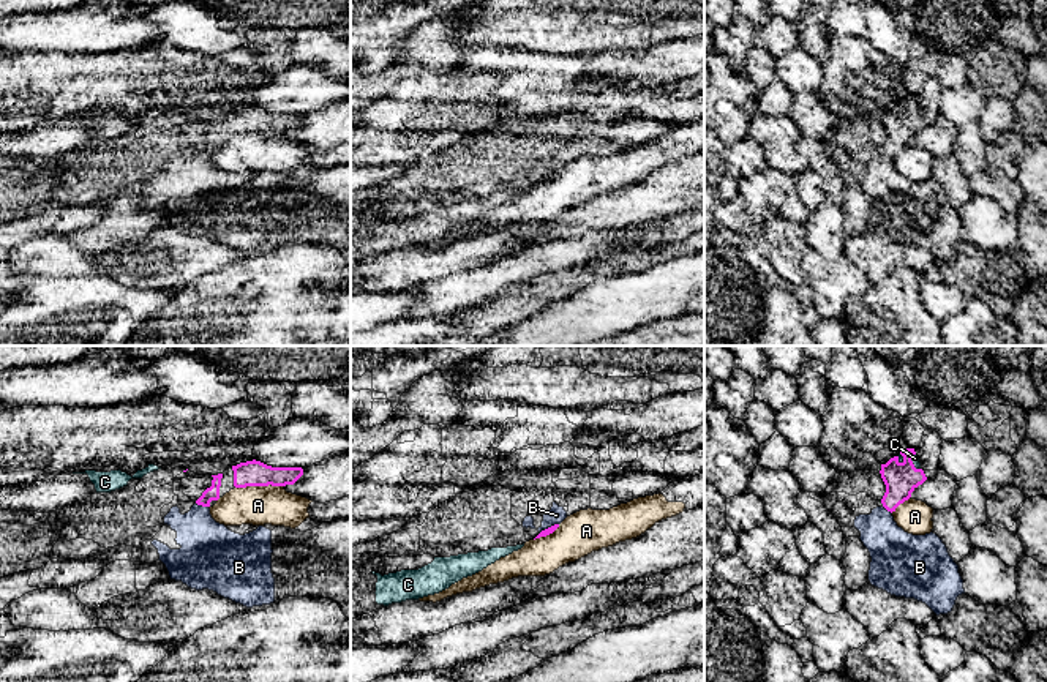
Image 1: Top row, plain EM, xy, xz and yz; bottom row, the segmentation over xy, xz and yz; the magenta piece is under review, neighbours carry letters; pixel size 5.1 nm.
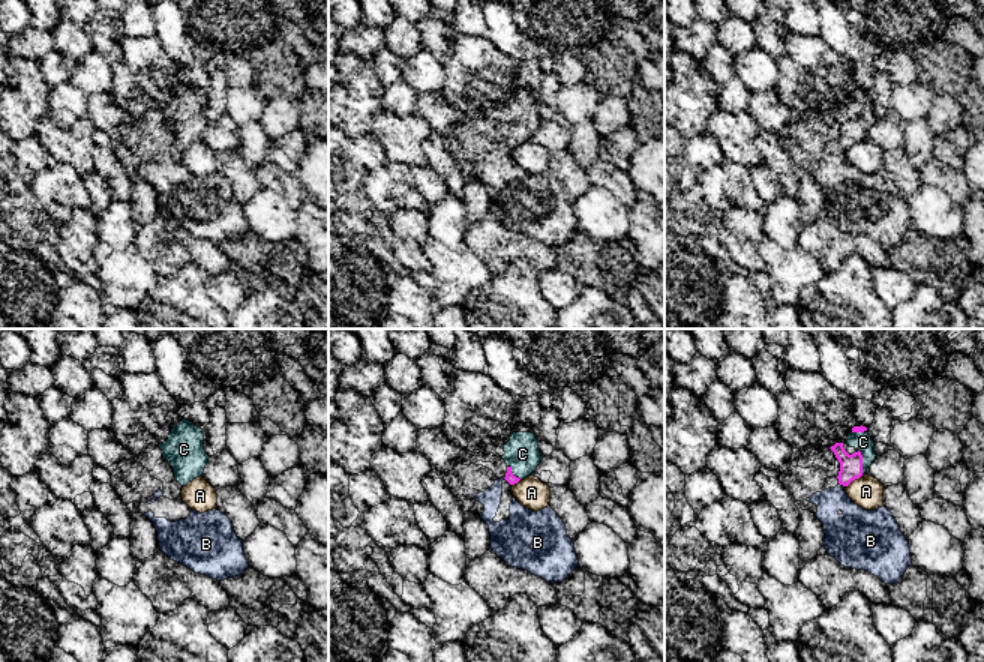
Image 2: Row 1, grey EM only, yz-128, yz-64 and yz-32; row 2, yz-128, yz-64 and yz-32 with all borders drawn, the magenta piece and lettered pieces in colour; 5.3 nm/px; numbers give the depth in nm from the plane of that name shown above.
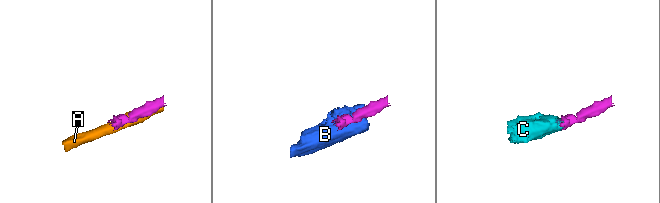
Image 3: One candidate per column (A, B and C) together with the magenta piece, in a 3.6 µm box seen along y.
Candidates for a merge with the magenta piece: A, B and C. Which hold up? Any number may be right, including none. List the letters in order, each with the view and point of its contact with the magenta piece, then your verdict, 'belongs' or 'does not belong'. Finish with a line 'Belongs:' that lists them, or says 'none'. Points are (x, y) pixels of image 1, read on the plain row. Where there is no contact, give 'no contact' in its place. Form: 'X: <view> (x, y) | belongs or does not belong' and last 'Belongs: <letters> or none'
A: xy (259, 131) | does not belong
B: xy (202, 152) | does not belong
C: yz (911, 109) | belongs
Belongs: C

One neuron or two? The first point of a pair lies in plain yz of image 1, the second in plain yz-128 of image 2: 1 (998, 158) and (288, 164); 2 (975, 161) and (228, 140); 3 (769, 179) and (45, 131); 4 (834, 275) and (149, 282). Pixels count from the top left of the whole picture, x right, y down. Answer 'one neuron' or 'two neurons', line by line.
1: one neuron
2: two neurons
3: two neurons
4: one neuron

